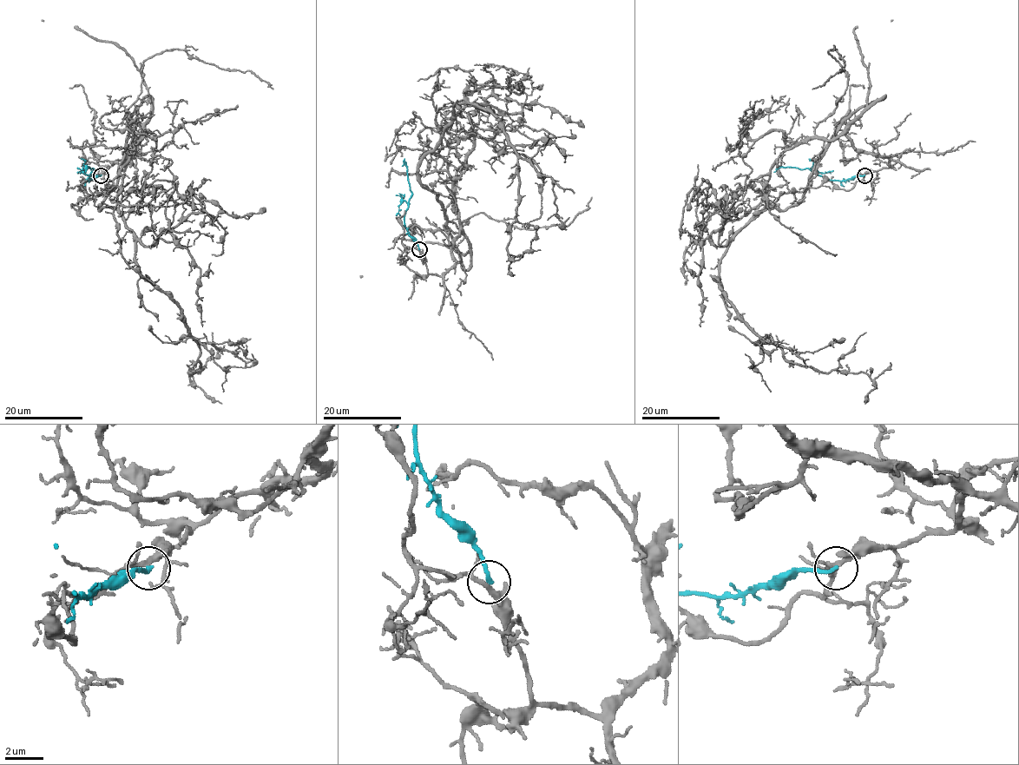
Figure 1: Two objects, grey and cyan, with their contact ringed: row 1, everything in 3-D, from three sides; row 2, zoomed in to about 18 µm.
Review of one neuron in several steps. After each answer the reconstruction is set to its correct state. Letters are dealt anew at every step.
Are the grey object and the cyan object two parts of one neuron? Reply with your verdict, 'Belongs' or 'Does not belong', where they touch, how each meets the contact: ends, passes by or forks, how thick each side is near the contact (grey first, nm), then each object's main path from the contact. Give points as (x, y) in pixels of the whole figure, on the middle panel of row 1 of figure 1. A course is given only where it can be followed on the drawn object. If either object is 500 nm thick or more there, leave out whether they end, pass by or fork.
Does not belong. Place: (419, 249). At the ring grey forks. At the ring cyan ends. Thickness 190 nm (grey) against 200 nm. Course of grey: (418, 248), (435, 274), (455, 262), (456, 201), (417, 164), (477, 103), (516, 154), (508, 254), (540, 250). Course of cyan: (419, 248), (404, 224), (411, 193), (404, 158)

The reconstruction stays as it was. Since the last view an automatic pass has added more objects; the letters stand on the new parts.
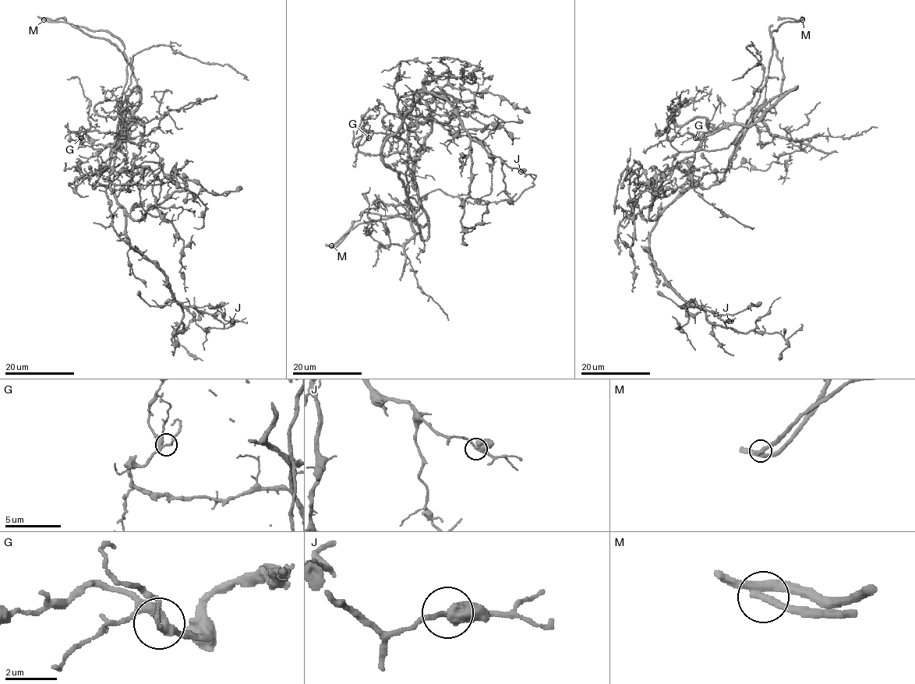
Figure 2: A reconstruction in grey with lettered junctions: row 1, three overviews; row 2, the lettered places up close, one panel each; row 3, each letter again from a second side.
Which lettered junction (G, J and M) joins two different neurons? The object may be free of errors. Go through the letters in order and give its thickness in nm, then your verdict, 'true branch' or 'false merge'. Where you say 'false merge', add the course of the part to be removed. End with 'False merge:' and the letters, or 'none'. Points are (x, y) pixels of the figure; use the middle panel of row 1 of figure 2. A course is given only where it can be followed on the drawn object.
G: 180 nm | true branch
J: 380 nm | true branch
M: 360 nm | false merge | (331, 245), (359, 223), (415, 212), (408, 200), (405, 172), (408, 169), (408, 123), (411, 114)
False merge: M

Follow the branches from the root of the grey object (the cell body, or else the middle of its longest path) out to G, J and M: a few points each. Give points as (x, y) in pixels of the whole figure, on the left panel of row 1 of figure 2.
G: (132, 168), (138, 166), (134, 165), (143, 136), (137, 118), (121, 133), (69, 134), (73, 140), (81, 138)
J: (132, 168), (121, 170), (111, 185), (124, 210), (128, 243), (163, 273), (182, 306), (223, 323), (233, 321)
M: (132, 168), (93, 188), (121, 119), (122, 43), (44, 19)

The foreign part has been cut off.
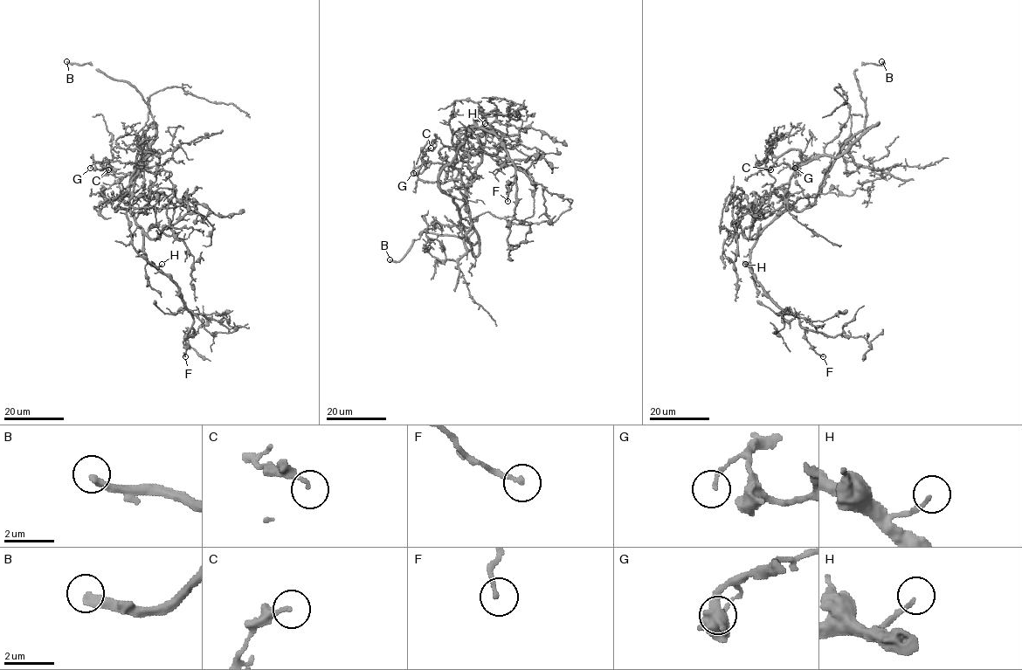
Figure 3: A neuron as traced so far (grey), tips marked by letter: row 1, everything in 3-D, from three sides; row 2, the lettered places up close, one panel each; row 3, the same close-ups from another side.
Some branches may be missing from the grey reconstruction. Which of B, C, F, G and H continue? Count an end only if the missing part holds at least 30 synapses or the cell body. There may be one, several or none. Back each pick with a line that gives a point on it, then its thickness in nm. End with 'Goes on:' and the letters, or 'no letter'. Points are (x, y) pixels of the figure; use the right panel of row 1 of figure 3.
B: Place: (881, 61). Thickness 340 nm
H: Place: (745, 264). Thickness 150 nm
Goes on: B, H

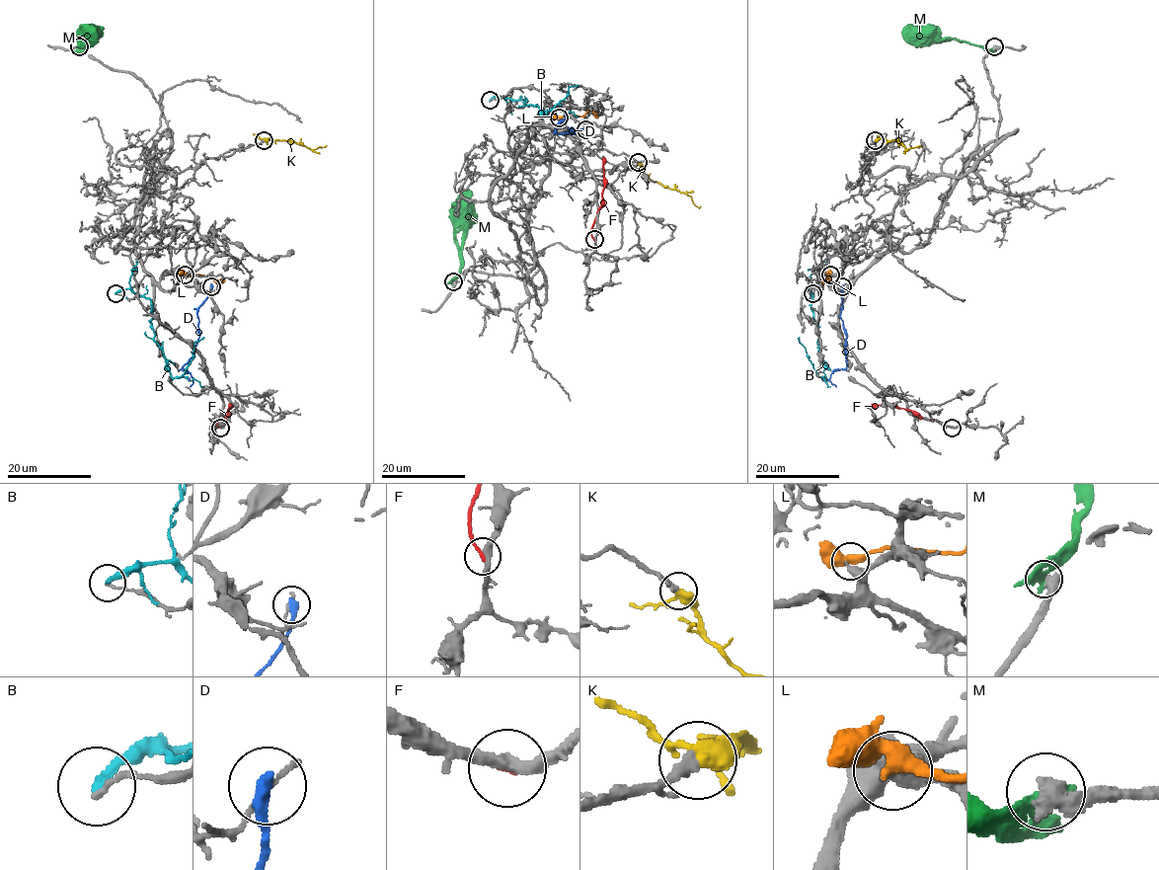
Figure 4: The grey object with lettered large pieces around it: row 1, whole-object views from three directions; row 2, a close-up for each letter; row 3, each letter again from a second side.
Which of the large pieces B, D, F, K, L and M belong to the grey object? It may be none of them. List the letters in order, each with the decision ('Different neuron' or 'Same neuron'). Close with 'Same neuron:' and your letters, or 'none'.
B: Different neuron
D: Different neuron
F: Different neuron
K: Same neuron
L: Different neuron
M: Different neuron
Same neuron: K

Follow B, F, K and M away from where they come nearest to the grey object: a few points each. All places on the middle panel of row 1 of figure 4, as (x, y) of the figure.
B: (490, 101), (496, 96), (525, 99), (525, 105), (550, 111), (566, 96), (571, 86), (578, 86)
F: (594, 240), (591, 229), (600, 205), (603, 157)
K: (638, 162), (651, 180), (686, 194), (700, 206)
M: (453, 281), (461, 266), (463, 196), (469, 190)

